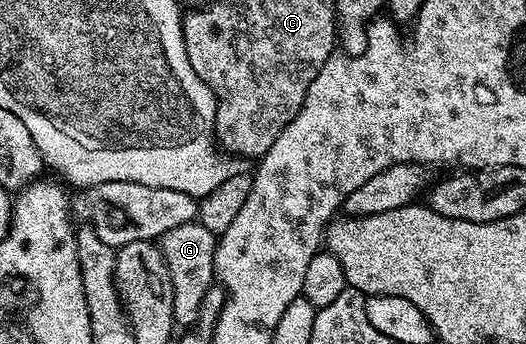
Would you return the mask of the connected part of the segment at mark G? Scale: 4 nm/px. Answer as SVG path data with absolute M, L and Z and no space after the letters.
M198 220L181 224L181 228L173 228L158 239L158 248L165 256L165 264L173 280L173 316L176 327L186 328L195 323L201 312L201 300L205 300L205 292L209 292L215 282L213 256L216 241L216 234L209 232L209 228L205 228Z

